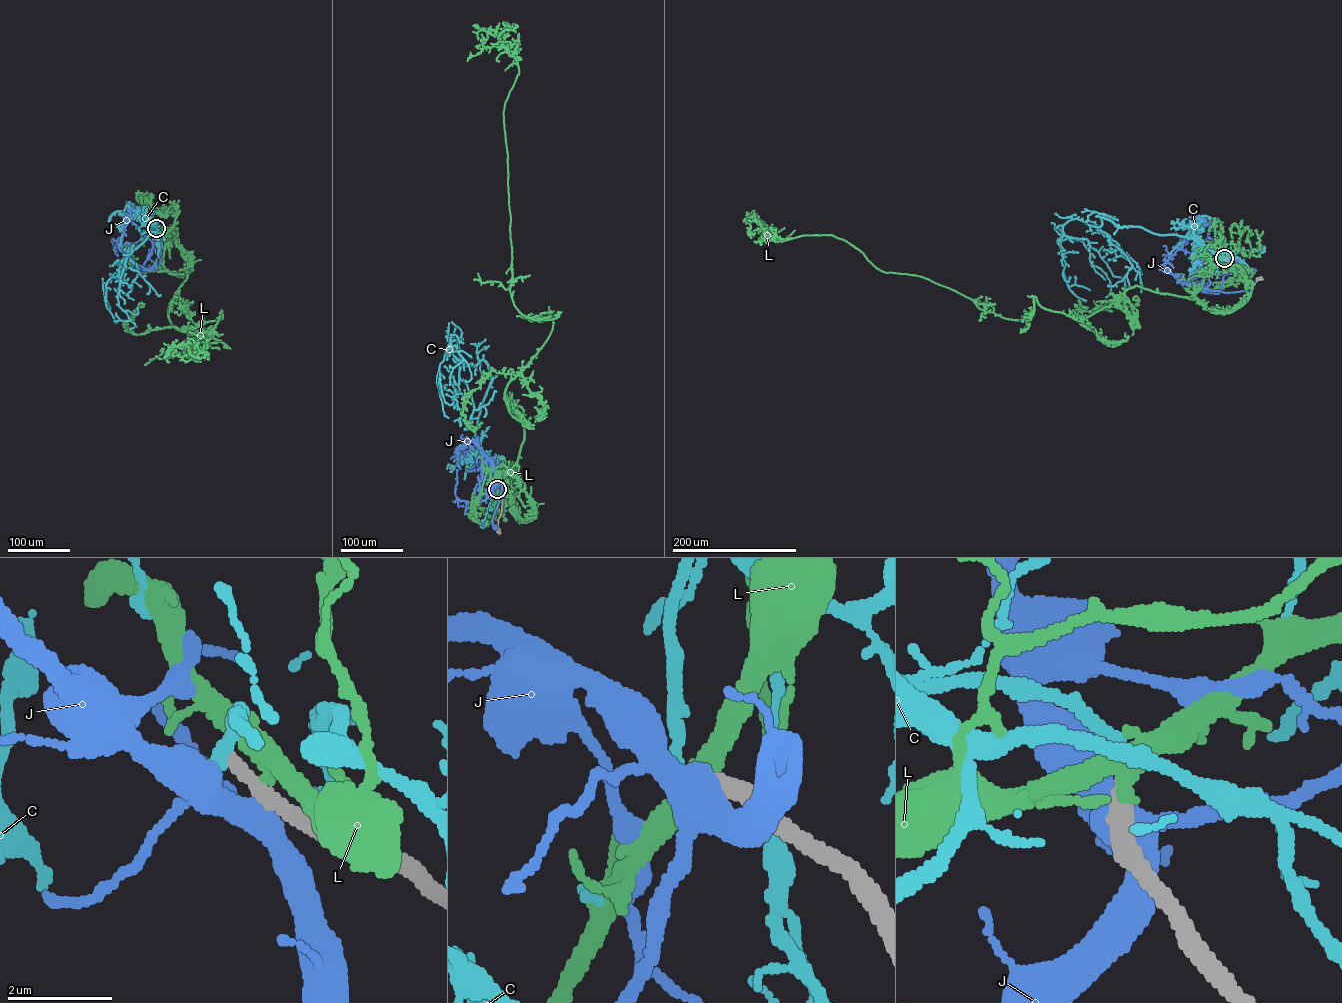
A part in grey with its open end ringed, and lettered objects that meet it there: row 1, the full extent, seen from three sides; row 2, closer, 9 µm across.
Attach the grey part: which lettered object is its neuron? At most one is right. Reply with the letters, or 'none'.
none

